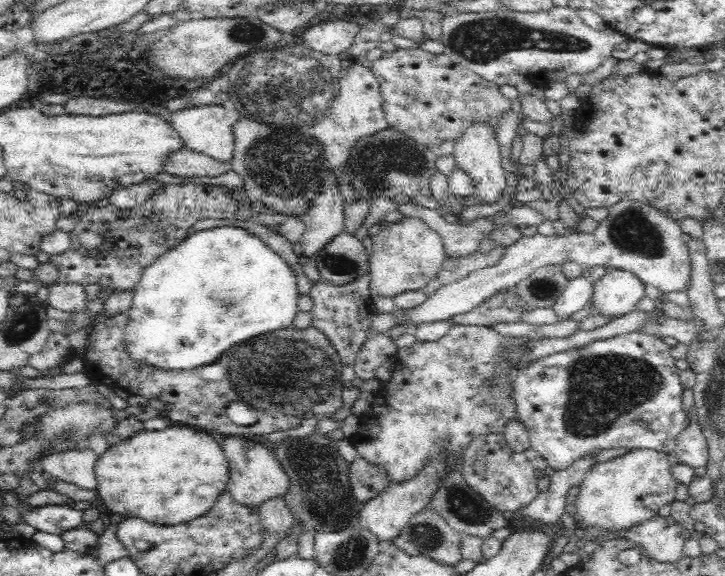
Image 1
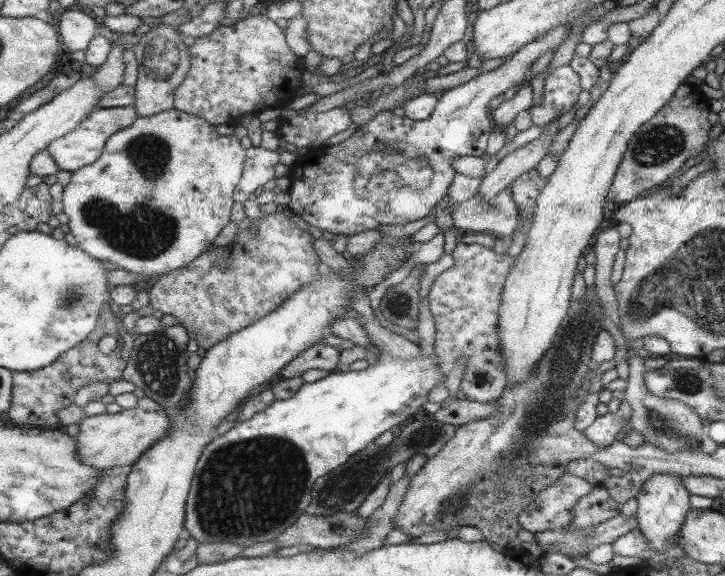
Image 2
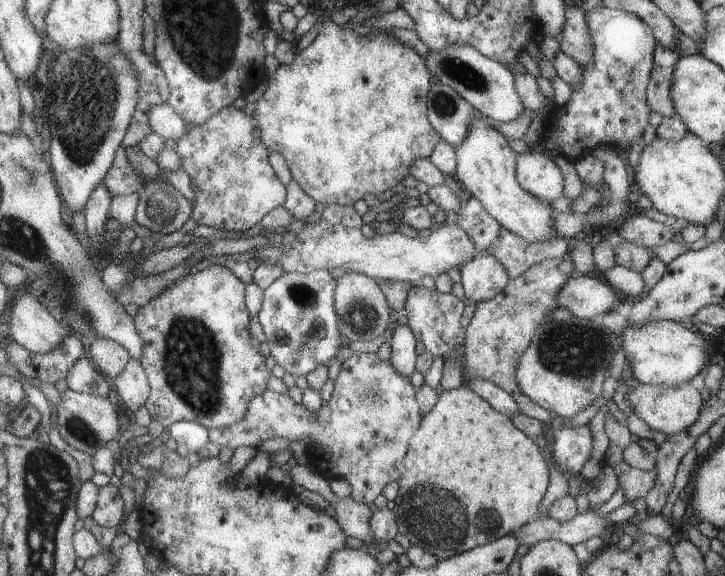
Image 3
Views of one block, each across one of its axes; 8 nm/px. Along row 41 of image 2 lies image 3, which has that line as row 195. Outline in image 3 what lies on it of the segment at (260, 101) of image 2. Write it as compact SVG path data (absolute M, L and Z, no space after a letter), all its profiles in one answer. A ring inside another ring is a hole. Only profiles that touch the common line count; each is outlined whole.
M232 104L221 108L201 125L186 126L184 136L175 142L174 152L180 157L180 168L187 173L194 185L191 187L195 193L191 219L197 225L242 232L260 222L269 210L284 204L285 188L277 180L275 172L271 170L267 162L268 151L261 142L254 117L245 115L242 110L235 109Z

